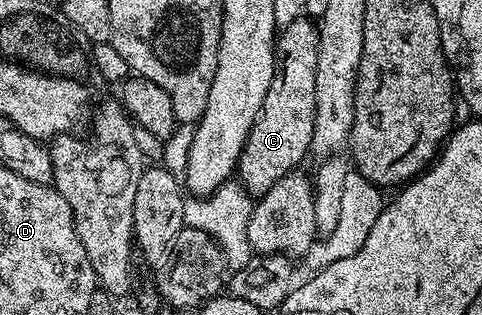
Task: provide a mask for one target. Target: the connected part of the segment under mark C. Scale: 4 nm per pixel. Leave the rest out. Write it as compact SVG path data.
M302 17L280 28L271 89L267 89L267 97L263 97L263 105L255 117L255 125L251 125L241 159L237 162L239 182L250 196L266 195L275 181L298 170L305 154L310 154L315 129L315 65L319 65L318 24Z

